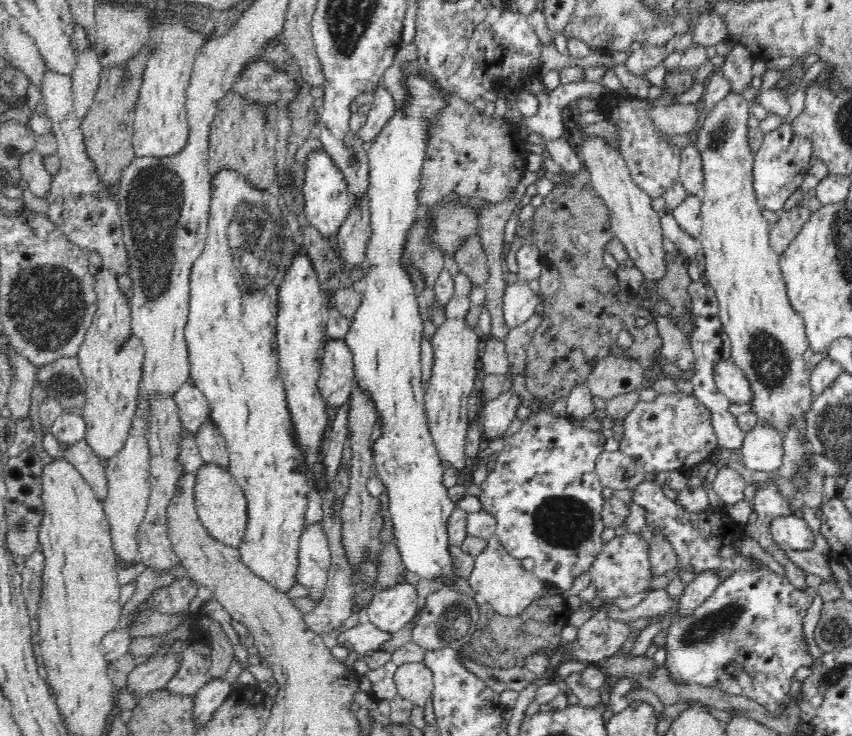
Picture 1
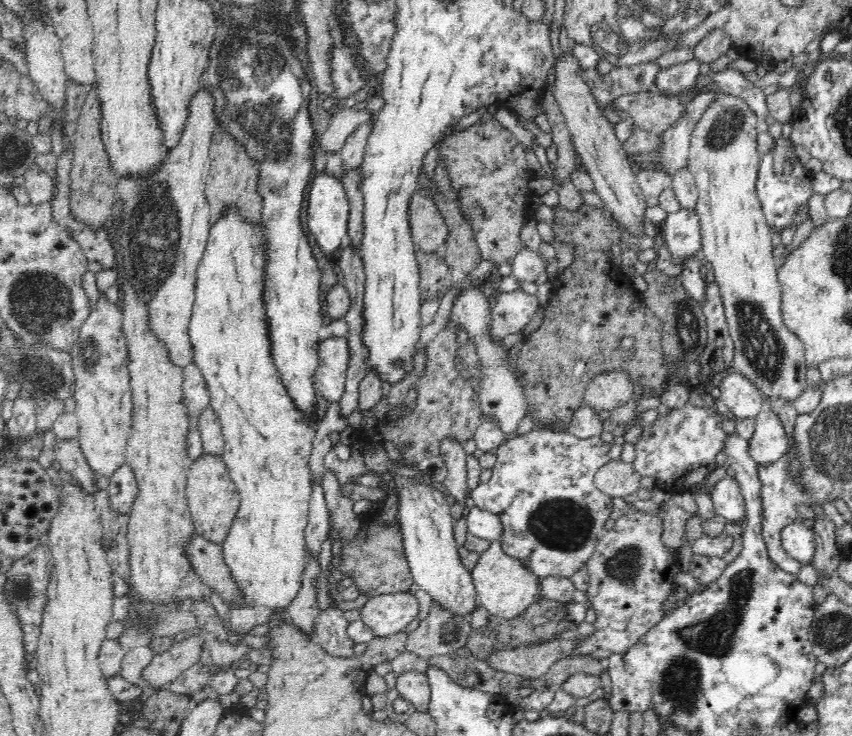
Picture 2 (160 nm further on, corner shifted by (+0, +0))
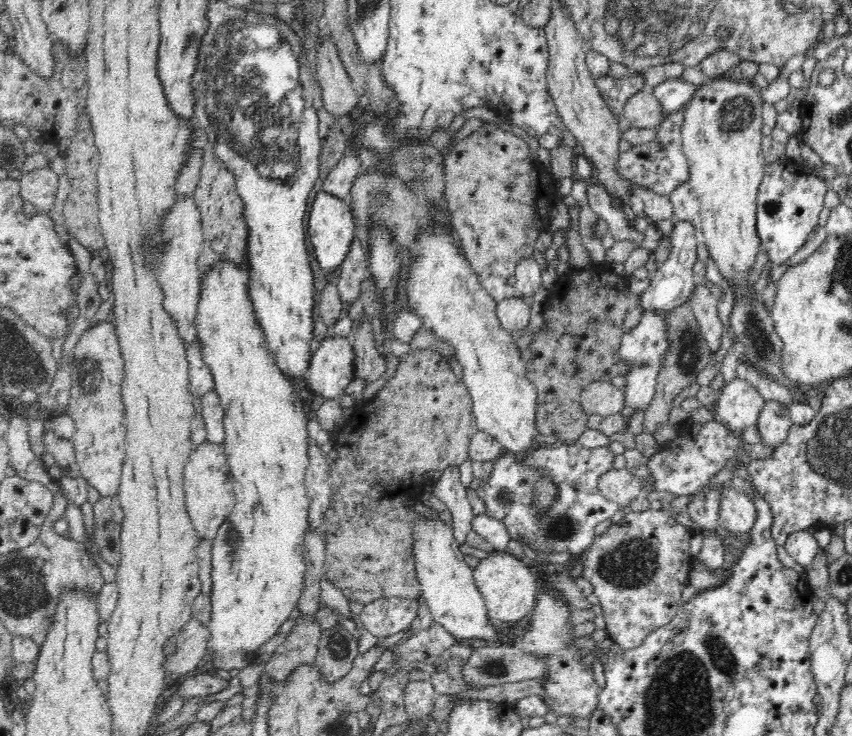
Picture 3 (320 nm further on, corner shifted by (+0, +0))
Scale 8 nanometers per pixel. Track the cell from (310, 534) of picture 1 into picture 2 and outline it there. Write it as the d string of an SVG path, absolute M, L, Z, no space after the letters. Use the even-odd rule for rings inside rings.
M311 478L311 499L309 502L309 513L307 528L305 529L306 548L313 554L320 552L320 546L329 531L330 517L329 508L321 485L321 480Z

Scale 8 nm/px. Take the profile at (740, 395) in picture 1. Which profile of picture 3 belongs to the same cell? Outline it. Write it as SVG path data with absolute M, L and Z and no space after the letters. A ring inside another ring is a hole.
M736 377L722 389L716 419L740 436L745 428L757 424L765 402L754 386Z

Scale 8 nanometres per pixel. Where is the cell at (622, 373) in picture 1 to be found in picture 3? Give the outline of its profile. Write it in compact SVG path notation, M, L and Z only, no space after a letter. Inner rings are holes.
M597 380L580 390L579 403L584 414L610 416L619 413L624 405L623 390L618 390L609 381Z

